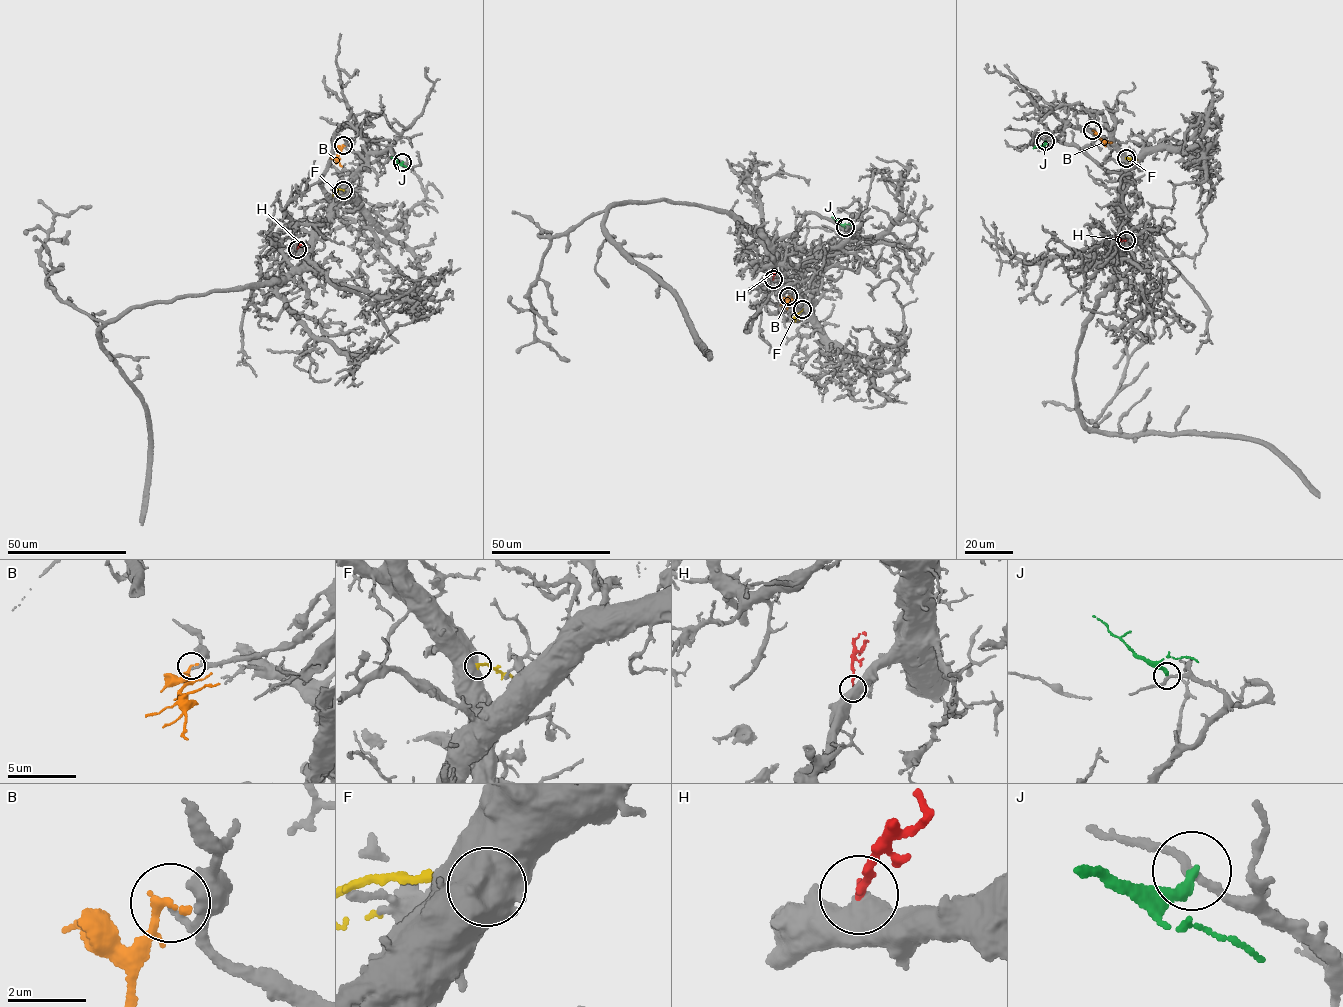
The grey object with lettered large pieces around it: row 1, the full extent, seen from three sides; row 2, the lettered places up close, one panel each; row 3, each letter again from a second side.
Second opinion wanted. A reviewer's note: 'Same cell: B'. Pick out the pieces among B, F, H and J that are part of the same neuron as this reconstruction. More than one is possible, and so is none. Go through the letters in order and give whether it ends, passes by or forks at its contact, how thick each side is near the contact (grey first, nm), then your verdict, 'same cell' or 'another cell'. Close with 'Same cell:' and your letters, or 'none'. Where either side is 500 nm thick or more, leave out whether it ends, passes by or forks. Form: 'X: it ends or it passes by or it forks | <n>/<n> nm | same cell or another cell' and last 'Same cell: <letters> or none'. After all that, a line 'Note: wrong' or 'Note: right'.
B: it ends | 160/240 nm | another cell
F: 750/200 nm | another cell
H: 650/200 nm | same cell
J: it ends | 220/280 nm | another cell
Same cell: H
Note: wrong

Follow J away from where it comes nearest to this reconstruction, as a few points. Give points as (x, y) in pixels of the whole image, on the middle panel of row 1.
J: (844, 227), (831, 217)

